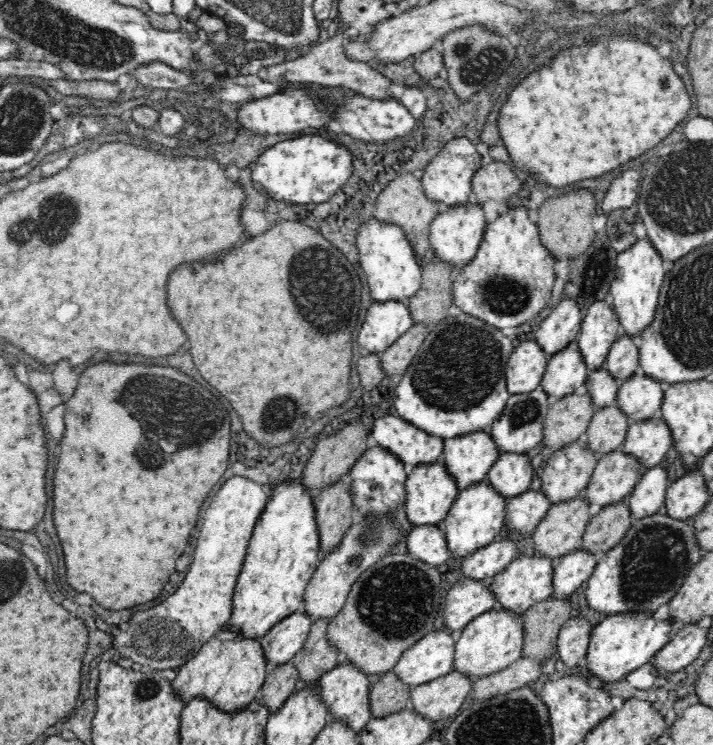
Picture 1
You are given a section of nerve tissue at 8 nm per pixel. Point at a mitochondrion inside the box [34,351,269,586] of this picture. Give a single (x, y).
(139, 398)

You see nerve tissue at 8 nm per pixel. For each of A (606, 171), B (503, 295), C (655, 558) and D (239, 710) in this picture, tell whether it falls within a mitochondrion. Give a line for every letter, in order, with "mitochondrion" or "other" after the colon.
A: other
B: mitochondrion
C: mitochondrion
D: other

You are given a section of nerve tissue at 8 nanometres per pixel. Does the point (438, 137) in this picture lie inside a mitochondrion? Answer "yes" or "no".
no

